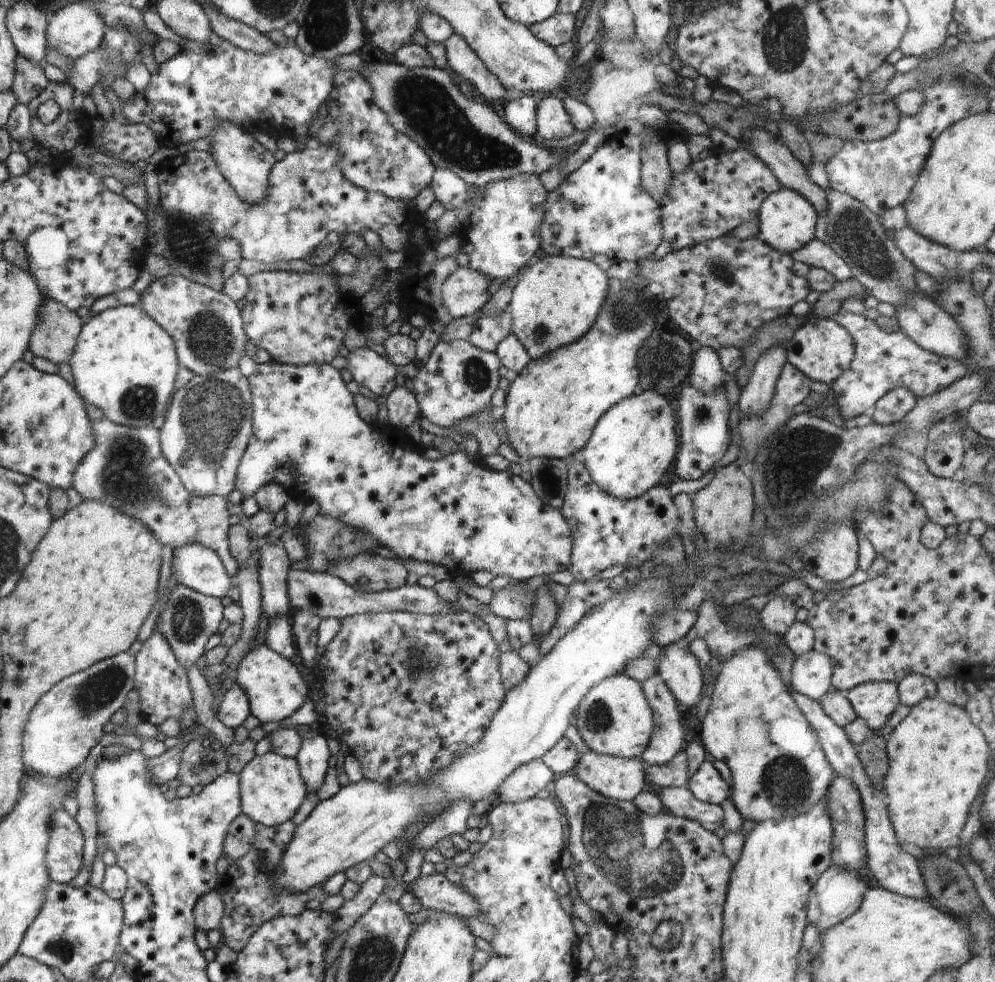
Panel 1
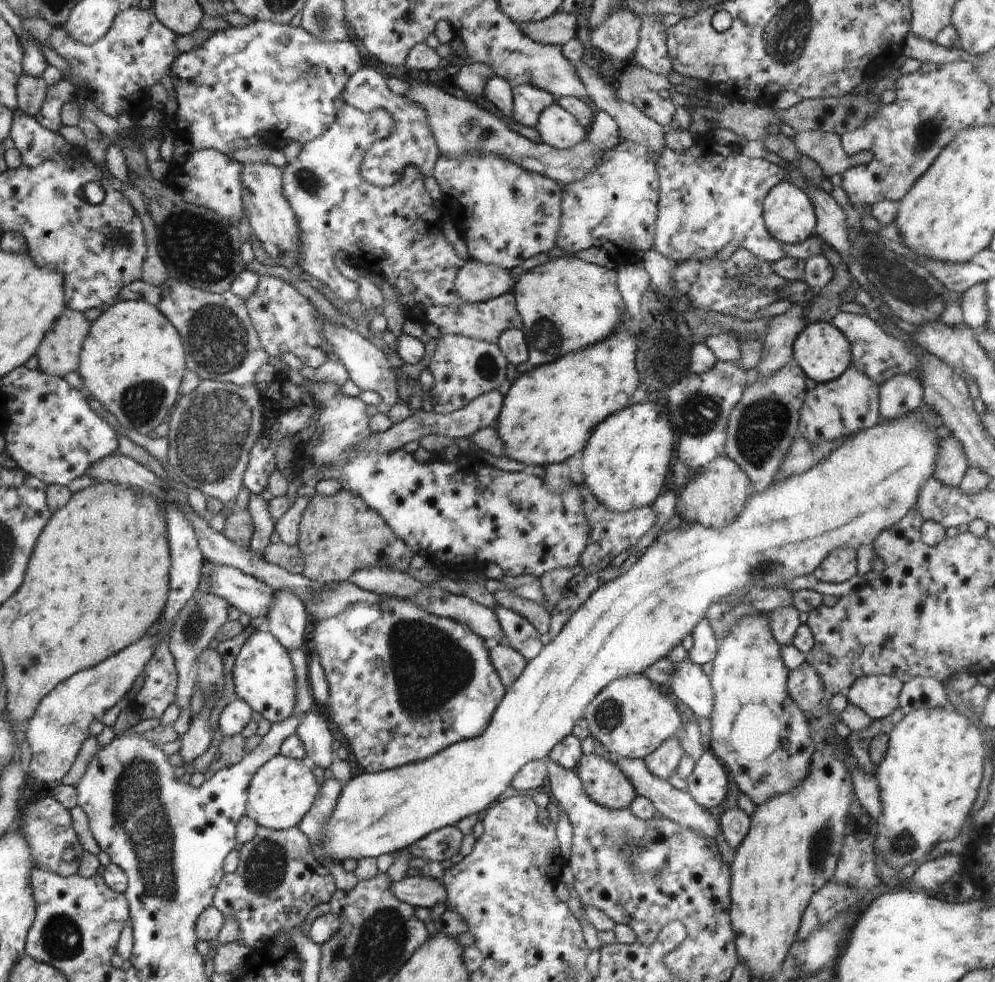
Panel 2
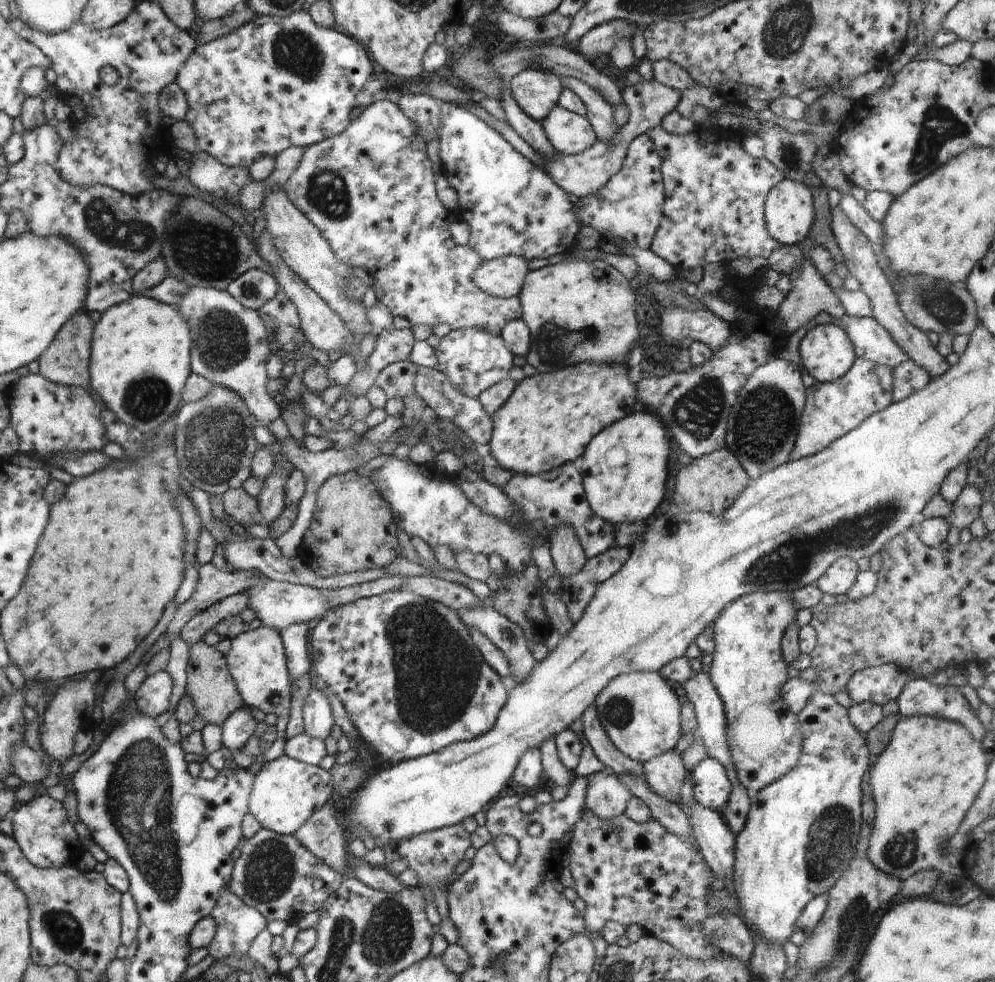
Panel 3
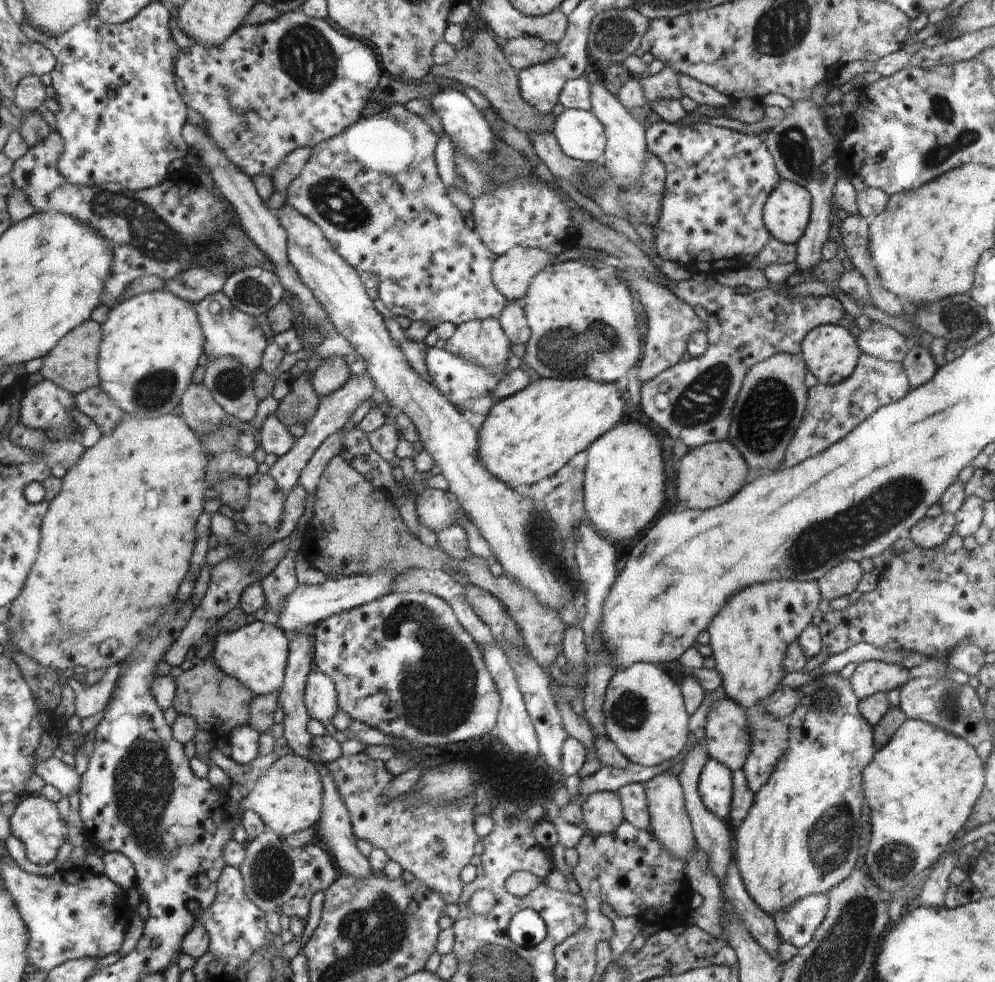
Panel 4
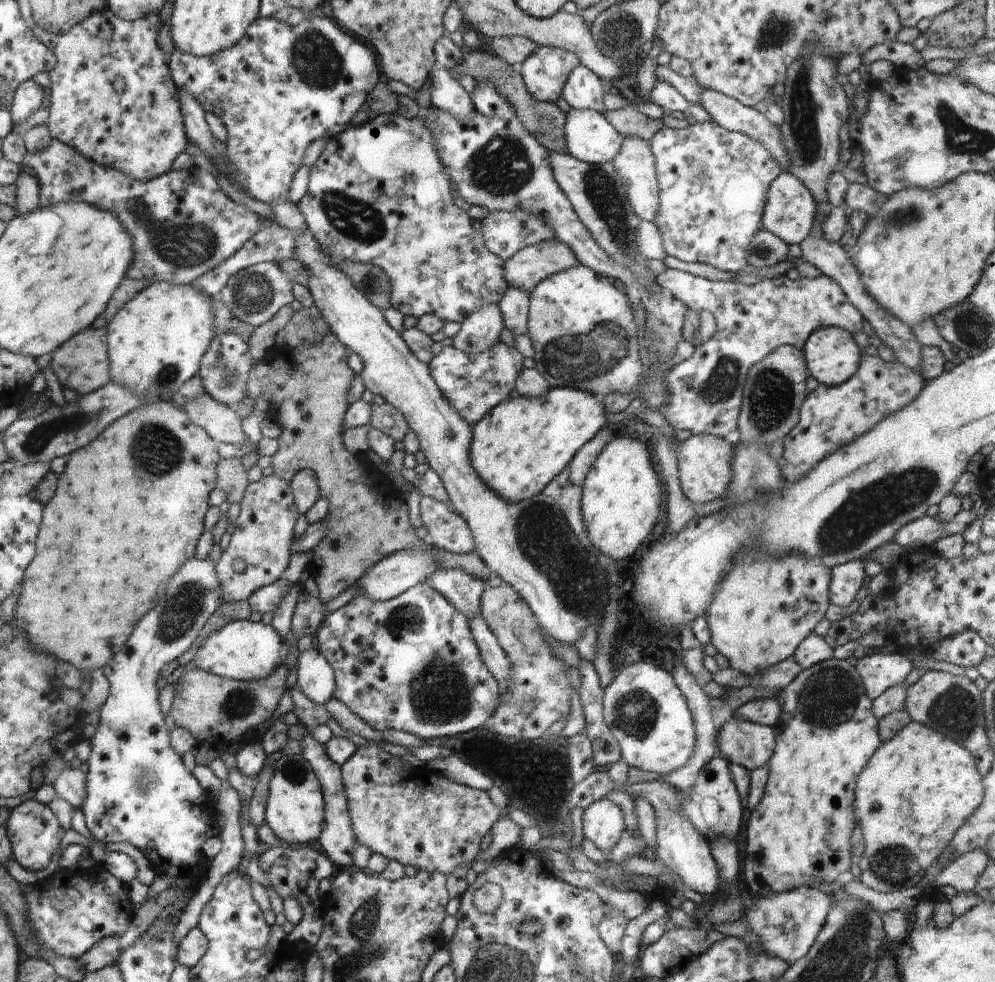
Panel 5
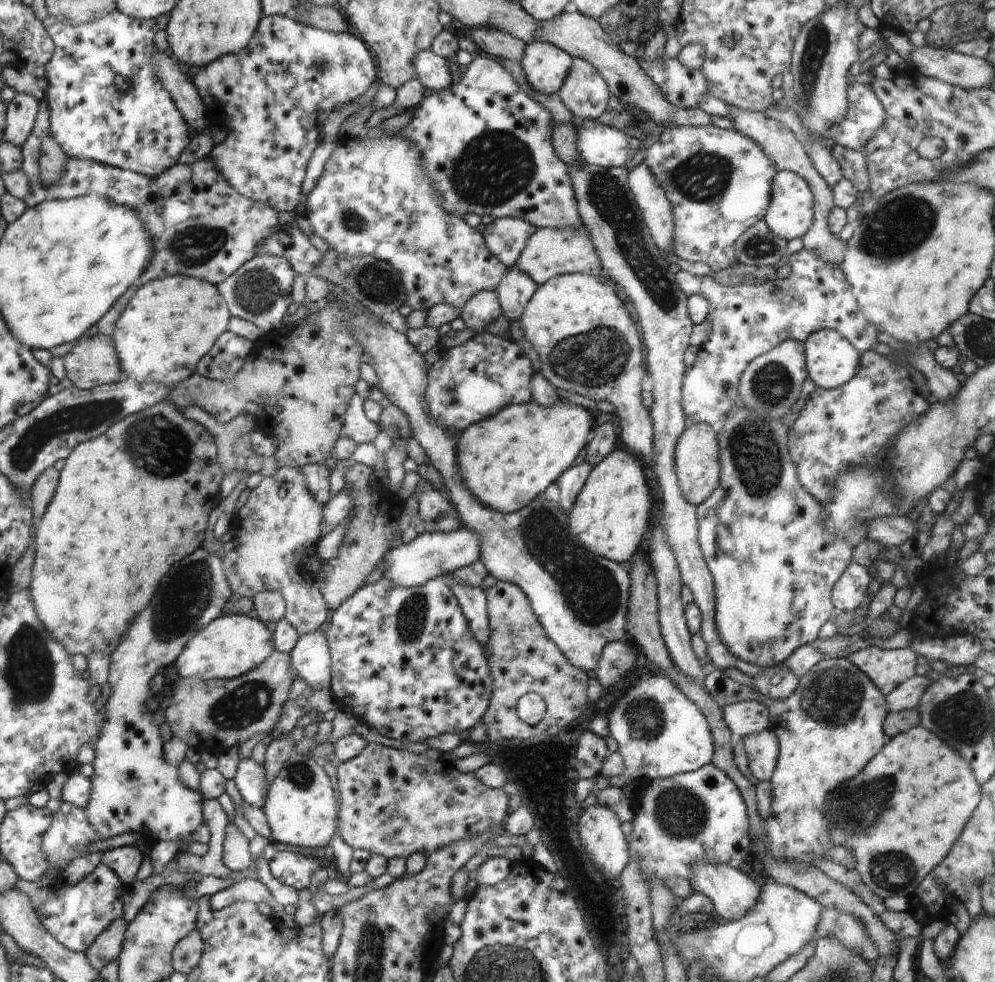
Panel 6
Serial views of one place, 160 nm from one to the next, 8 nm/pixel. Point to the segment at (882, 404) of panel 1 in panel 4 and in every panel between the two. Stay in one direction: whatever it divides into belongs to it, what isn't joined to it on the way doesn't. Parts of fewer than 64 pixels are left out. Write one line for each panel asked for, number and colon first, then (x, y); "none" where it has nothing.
2: (902, 394)
3: (908, 378)
4: (919, 364)

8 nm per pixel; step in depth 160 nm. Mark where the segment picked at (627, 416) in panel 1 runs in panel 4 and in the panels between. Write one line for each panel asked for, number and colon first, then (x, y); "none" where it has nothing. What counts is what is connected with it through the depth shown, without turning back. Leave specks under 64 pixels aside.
2: (625, 462)
3: (624, 472)
4: (623, 489)

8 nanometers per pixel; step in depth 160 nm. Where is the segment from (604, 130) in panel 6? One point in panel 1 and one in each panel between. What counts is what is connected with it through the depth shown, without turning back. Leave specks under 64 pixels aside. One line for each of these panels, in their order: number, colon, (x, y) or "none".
1: (553, 123)
2: (557, 128)
3: (568, 133)
4: (580, 135)
5: (589, 136)

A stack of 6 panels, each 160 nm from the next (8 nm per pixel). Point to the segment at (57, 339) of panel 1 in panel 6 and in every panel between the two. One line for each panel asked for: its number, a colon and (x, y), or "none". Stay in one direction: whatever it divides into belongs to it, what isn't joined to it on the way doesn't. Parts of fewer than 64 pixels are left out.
2: (60, 352)
3: (67, 362)
4: (73, 364)
5: (82, 364)
6: (93, 361)

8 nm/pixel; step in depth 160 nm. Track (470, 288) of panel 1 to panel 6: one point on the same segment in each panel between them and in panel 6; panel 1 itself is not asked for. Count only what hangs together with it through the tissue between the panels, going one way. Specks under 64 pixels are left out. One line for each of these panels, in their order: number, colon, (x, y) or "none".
2: (477, 282)
3: (503, 277)
4: (512, 272)
5: (527, 267)
6: (548, 253)

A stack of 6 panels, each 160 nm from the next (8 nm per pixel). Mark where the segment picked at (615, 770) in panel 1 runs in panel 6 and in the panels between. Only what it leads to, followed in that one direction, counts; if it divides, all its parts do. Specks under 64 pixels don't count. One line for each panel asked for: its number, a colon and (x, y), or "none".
2: (602, 781)
3: (606, 796)
4: (602, 811)
5: (603, 822)
6: (601, 836)

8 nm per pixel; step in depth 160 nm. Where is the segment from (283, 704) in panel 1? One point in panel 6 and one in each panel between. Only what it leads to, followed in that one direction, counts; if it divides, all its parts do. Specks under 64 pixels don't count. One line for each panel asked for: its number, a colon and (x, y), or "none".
2: (263, 674)
3: (257, 661)
4: (256, 654)
5: (244, 650)
6: (230, 646)

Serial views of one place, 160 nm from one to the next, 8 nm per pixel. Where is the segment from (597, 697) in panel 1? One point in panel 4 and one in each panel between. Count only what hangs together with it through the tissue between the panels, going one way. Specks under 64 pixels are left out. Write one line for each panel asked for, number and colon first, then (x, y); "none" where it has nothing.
2: (631, 717)
3: (640, 713)
4: (645, 717)

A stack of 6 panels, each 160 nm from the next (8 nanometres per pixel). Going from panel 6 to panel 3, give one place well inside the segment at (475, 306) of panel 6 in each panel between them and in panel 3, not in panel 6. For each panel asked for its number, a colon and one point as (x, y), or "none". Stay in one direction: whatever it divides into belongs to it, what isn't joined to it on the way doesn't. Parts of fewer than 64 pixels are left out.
3: (473, 360)
4: (482, 342)
5: (479, 332)

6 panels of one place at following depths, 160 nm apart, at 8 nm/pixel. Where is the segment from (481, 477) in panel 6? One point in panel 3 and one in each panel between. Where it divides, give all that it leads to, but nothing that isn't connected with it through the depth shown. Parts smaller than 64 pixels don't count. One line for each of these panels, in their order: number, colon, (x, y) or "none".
3: (548, 421)
4: (530, 435)
5: (523, 443)

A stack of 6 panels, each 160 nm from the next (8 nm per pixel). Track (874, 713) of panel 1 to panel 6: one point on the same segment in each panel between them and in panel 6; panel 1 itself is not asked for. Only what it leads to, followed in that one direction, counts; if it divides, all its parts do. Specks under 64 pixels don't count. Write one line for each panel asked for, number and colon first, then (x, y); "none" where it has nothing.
2: (877, 694)
3: (878, 685)
4: (870, 677)
5: (878, 671)
6: (887, 669)

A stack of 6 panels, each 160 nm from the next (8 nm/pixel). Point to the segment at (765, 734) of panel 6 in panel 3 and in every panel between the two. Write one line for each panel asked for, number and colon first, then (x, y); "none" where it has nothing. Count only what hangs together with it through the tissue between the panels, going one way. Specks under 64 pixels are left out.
3: (709, 711)
4: (727, 738)
5: (743, 742)

